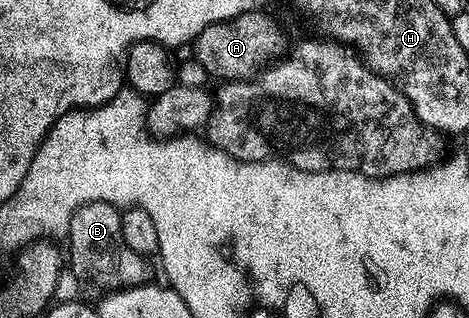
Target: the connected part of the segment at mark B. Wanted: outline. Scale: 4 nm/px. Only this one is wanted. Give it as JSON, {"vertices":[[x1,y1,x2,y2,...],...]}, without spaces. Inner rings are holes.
{"vertices":[[103,201,79,205,77,211,70,214,68,269,84,284,91,285,94,289,103,289,102,293,106,295,117,293,120,289,147,284,151,280,151,262,136,255,136,251,132,251,132,247,124,243,124,235,120,231,121,222,119,206]]}

